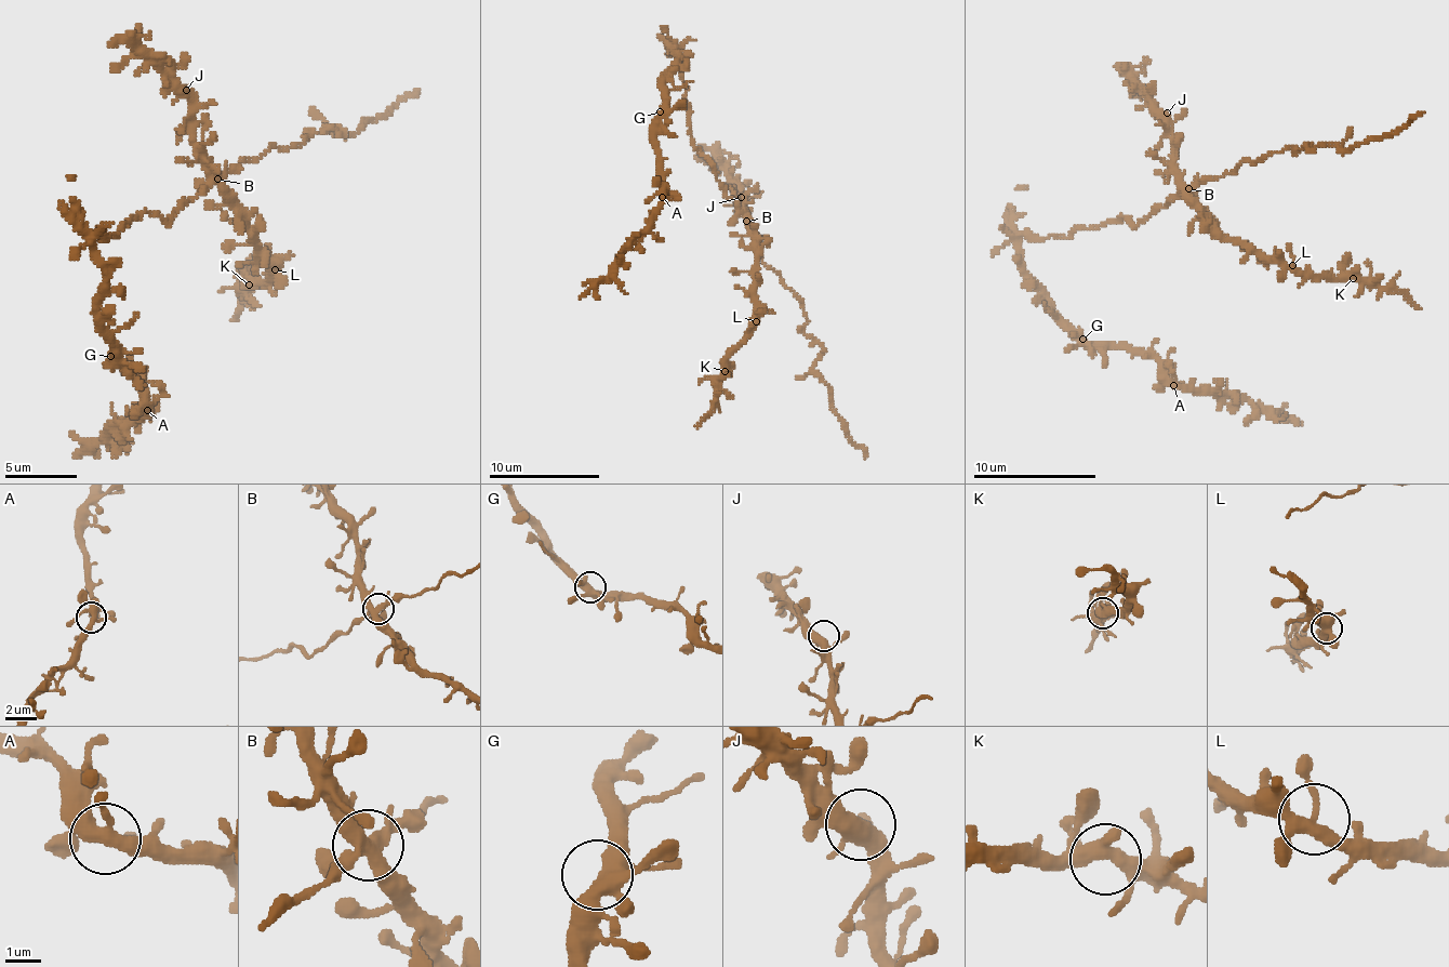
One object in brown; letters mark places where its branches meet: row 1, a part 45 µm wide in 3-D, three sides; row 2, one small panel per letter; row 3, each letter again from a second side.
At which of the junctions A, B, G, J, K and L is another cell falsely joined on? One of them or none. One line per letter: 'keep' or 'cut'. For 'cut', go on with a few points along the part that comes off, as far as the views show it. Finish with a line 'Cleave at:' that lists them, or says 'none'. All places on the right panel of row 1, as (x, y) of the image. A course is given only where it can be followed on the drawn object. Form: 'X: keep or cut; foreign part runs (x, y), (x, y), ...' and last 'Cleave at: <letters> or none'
A: keep
B: keep
G: keep
J: keep
K: keep
L: keep
Cleave at: none

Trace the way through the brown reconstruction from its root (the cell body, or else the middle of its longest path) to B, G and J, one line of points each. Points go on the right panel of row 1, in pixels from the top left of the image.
B: (1090, 228), (1119, 223), (1124, 216), (1129, 216), (1135, 226), (1144, 223), (1170, 198), (1190, 189)
G: (1090, 228), (1075, 228), (1066, 238), (1021, 238), (1025, 281), (1082, 339)
J: (1090, 228), (1119, 223), (1124, 216), (1135, 226), (1144, 223), (1179, 191), (1167, 113)

